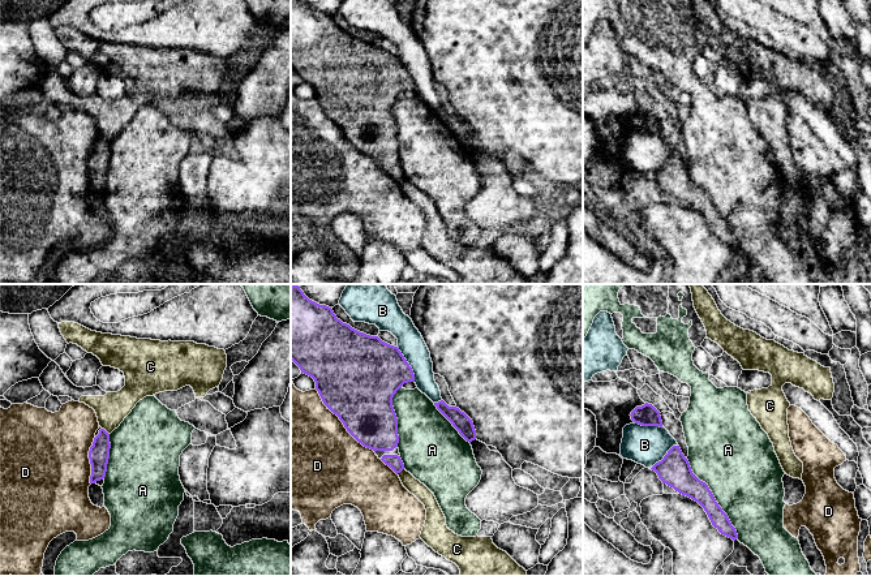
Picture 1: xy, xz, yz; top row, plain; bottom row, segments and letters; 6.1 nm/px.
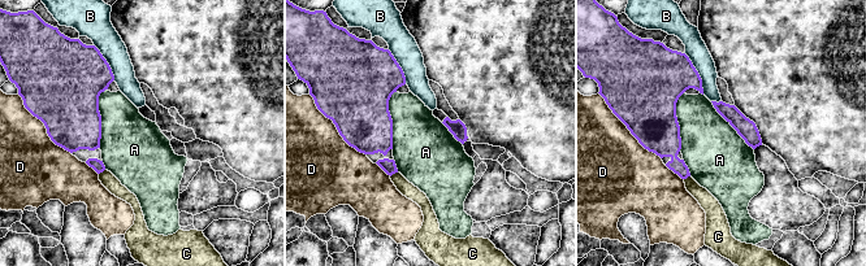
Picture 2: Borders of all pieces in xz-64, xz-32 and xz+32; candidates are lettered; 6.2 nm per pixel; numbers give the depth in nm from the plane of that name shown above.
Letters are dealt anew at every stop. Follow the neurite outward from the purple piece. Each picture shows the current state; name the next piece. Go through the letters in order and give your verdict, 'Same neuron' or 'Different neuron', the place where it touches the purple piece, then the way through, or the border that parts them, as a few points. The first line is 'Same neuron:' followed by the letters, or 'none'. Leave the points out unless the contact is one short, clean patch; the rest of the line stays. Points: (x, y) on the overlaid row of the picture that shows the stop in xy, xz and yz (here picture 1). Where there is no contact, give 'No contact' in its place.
Same neuron: none
A: Different neuron. Touches purple at yz (713, 498)
B: Different neuron. Touches purple at xz (408, 364)
C: Different neuron. Touches purple at xy (106, 432). Boundary: xy (102, 428), (108, 434)
D: Different neuron. Touches purple at xz (343, 424)

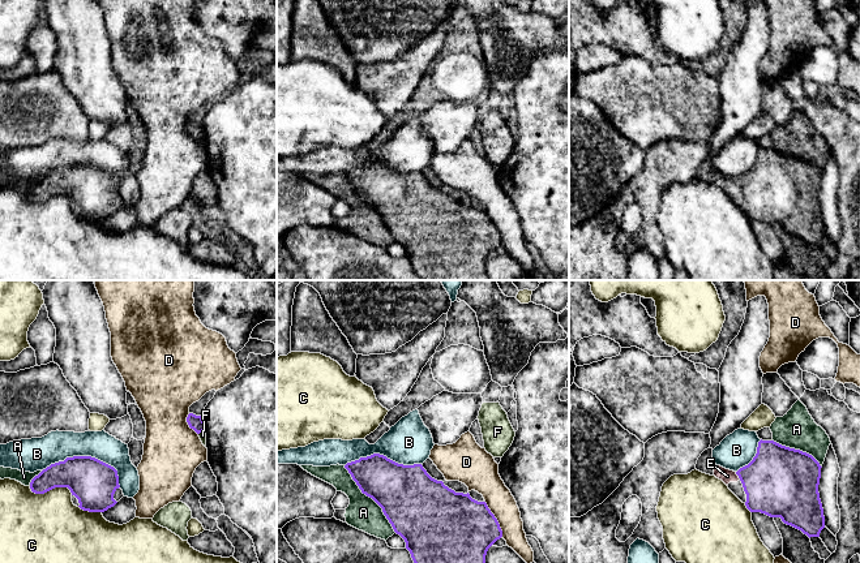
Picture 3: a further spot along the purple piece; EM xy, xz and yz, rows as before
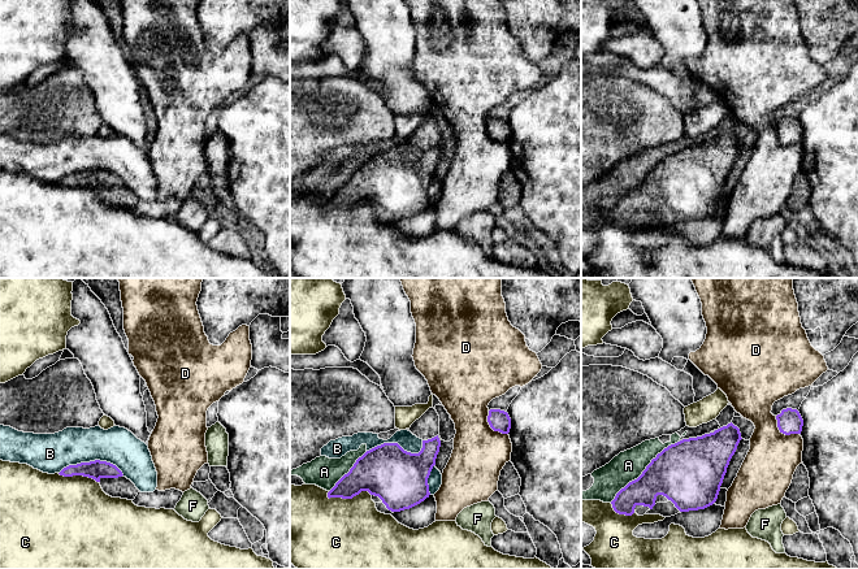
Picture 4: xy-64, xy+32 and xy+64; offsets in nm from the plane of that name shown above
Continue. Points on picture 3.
Same neuron: E
A: Different neuron. Touches purple at xz (371, 497)
B: Different neuron. Touches purple at xy (88, 456)
C: Different neuron. Touches purple at xy (50, 489)
D: Different neuron. Touches purple at xz (496, 519)
E: Same neuron. Touches purple at yz (737, 475). Path across: yz (777, 482), (737, 475), (727, 476)
F: Different neuron. Touches purple at xy (201, 432). Boundary: xy (204, 430), (199, 434)

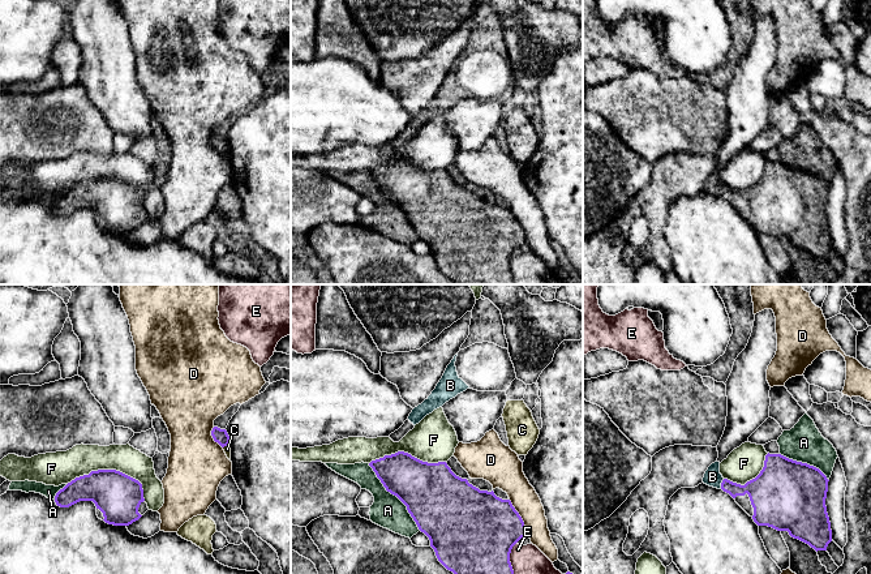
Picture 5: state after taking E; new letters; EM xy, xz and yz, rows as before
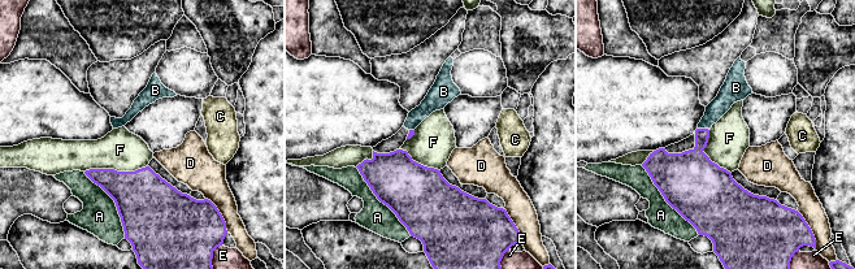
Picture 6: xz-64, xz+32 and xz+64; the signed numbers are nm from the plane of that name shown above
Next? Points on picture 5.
Same neuron: B
A: Different neuron. Touches purple at xz (395, 495)
B: Same neuron. Touches purple at yz (721, 484). Path across: yz (760, 489), (733, 489), (721, 484), (712, 476)
C: Different neuron. Touches purple at xy (226, 445). Boundary: xy (228, 444), (223, 448)
D: Different neuron. Touches purple at xz (520, 517)
E: Different neuron. Touches purple at xz (509, 557)
F: Different neuron. Touches purple at xy (112, 470)

